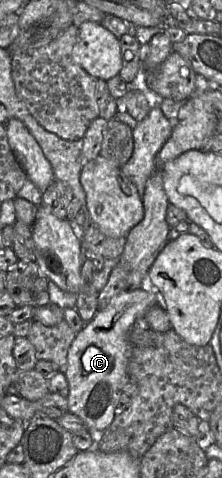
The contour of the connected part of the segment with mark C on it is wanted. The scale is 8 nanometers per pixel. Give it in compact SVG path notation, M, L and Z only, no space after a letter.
M141 287L130 288L115 295L94 317L76 333L67 355L63 373L67 379L68 412L80 417L86 428L94 434L106 430L116 416L116 404L125 377L131 345L128 333L136 321L143 319L146 312L158 304L154 292Z

